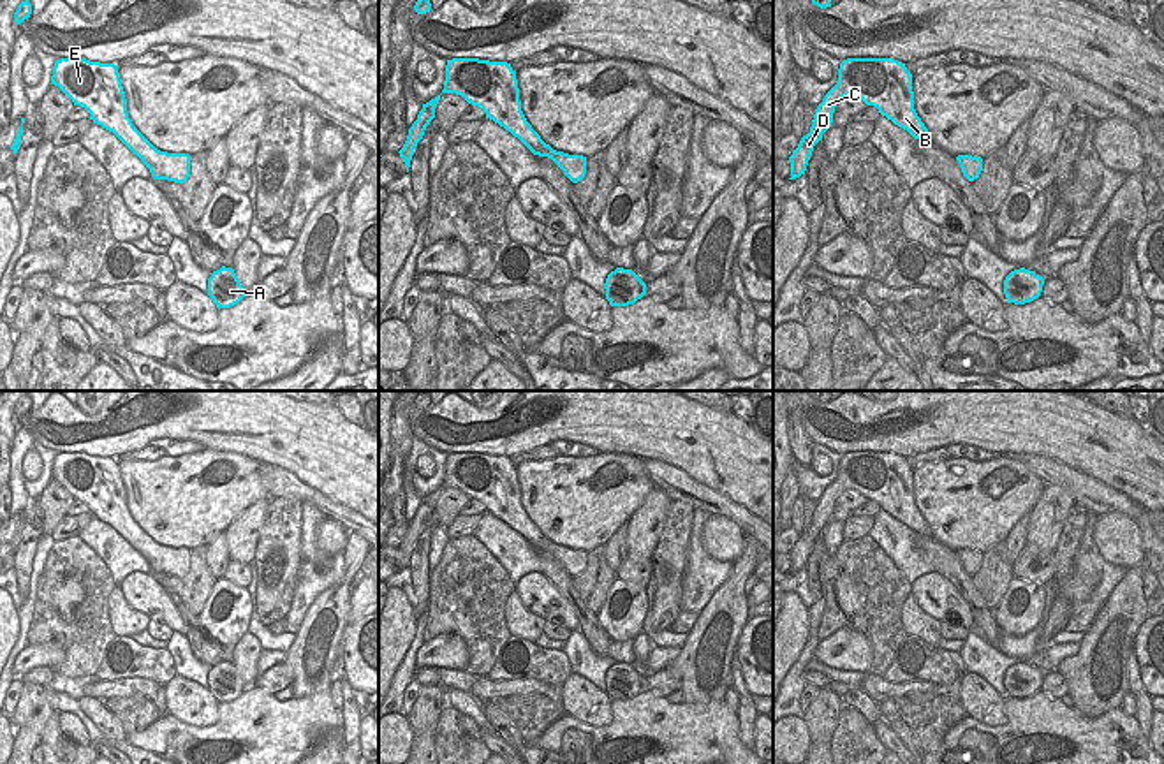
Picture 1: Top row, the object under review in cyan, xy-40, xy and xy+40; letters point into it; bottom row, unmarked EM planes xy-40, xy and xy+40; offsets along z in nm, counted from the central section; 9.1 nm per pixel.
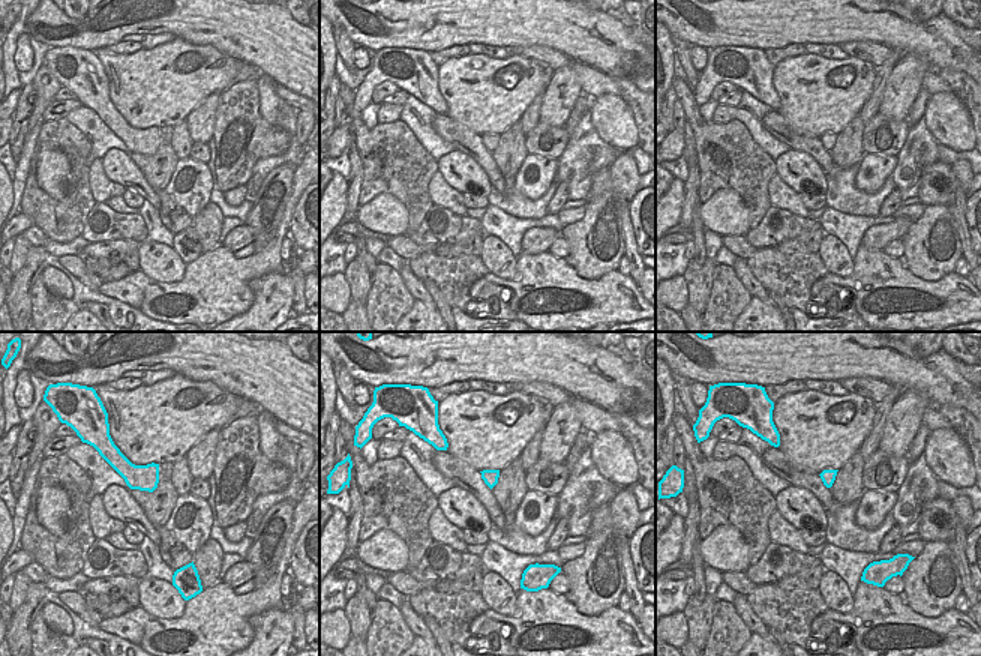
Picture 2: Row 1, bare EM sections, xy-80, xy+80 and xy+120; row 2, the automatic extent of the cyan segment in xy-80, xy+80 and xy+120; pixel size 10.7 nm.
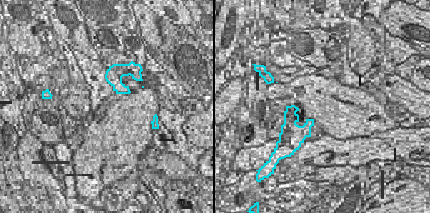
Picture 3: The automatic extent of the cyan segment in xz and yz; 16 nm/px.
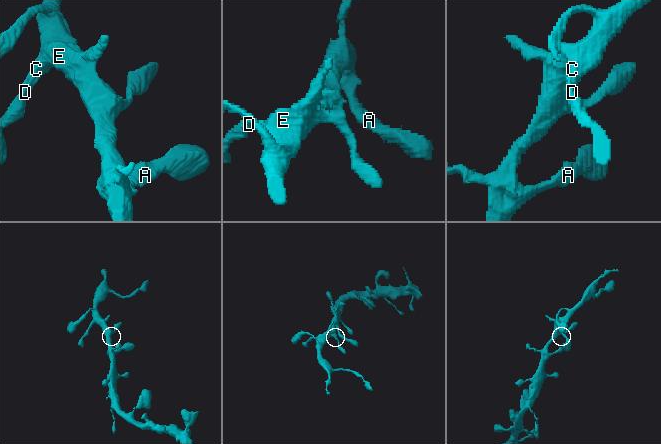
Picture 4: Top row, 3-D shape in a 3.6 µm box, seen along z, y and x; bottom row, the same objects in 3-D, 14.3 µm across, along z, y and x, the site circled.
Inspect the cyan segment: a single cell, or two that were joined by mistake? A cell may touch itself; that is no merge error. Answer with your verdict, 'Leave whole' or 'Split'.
Leave whole.

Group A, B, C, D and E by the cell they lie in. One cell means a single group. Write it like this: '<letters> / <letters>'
A B C D E

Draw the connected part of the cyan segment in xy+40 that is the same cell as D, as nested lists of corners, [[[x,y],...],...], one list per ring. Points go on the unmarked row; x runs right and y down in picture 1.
[[[847,452],[840,458],[836,479],[817,500],[810,526],[801,532],[789,551],[789,574],[805,569],[814,540],[831,521],[835,502],[847,489],[856,489],[866,500],[877,502],[882,511],[907,525],[914,533],[932,535],[914,503],[912,468],[905,458],[893,452]]]

